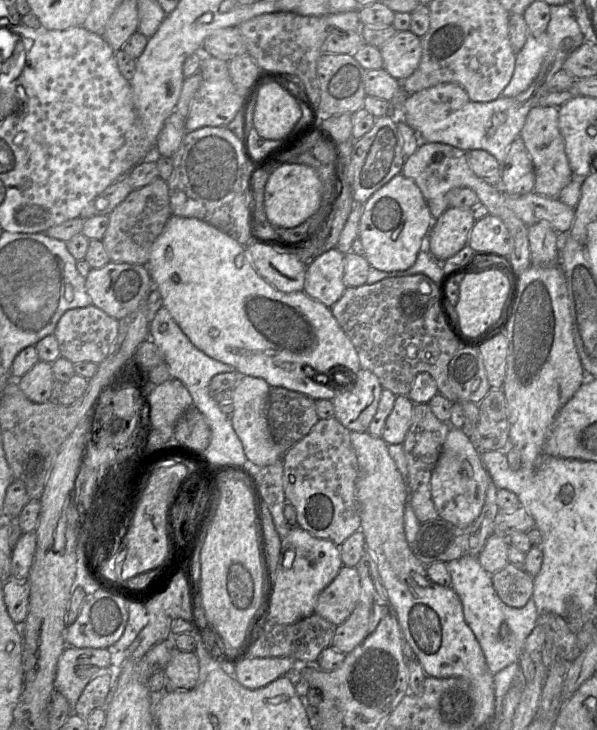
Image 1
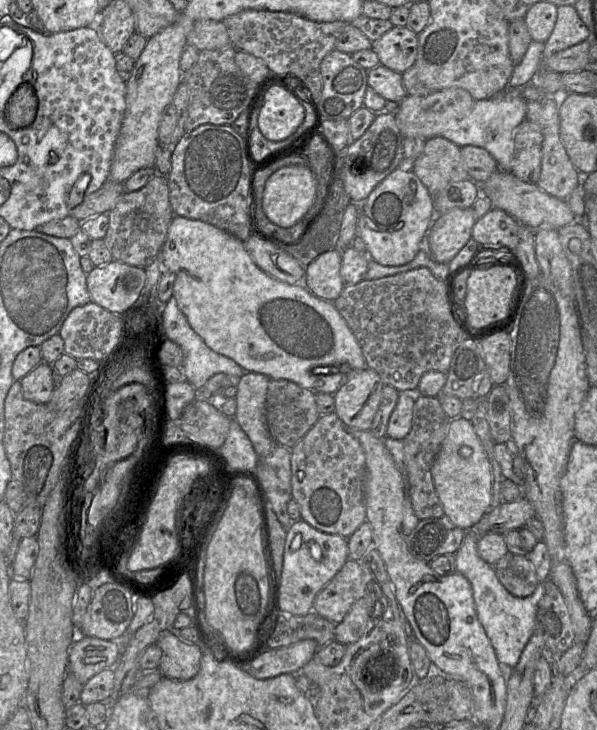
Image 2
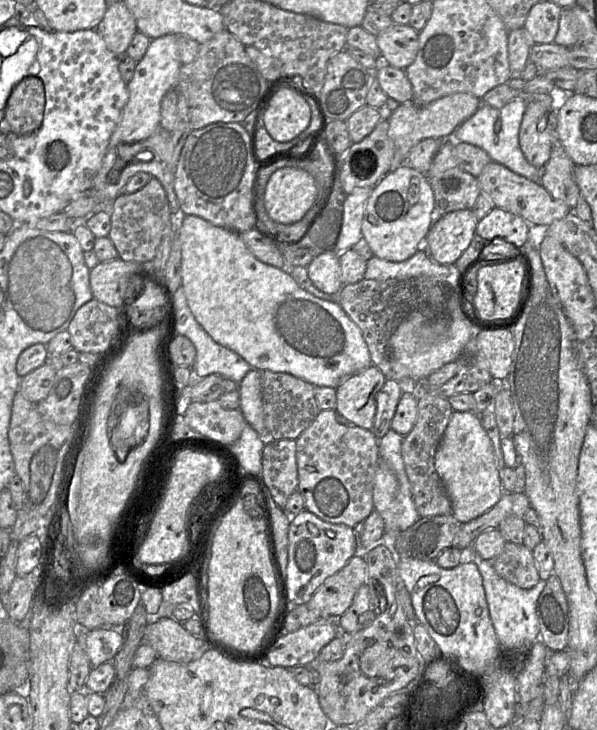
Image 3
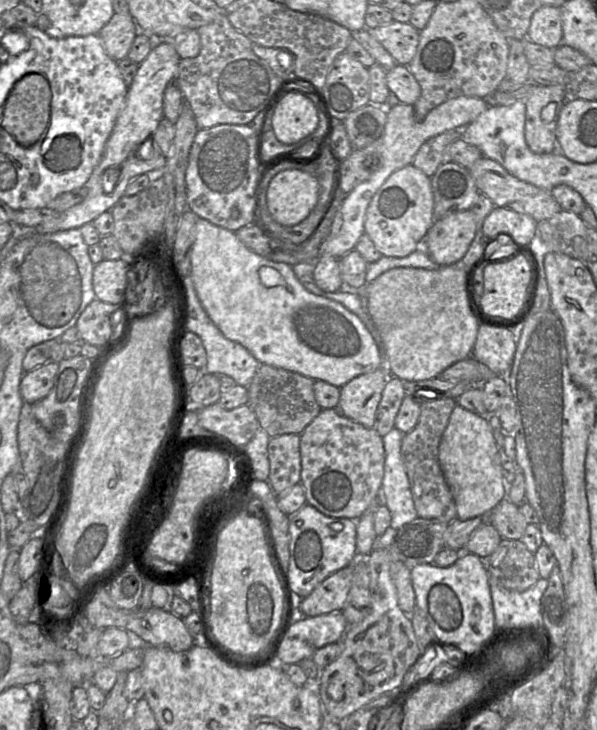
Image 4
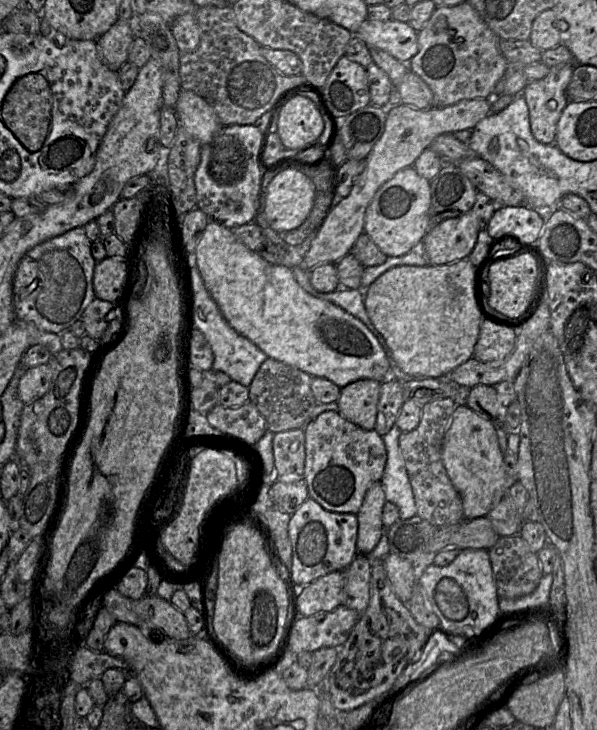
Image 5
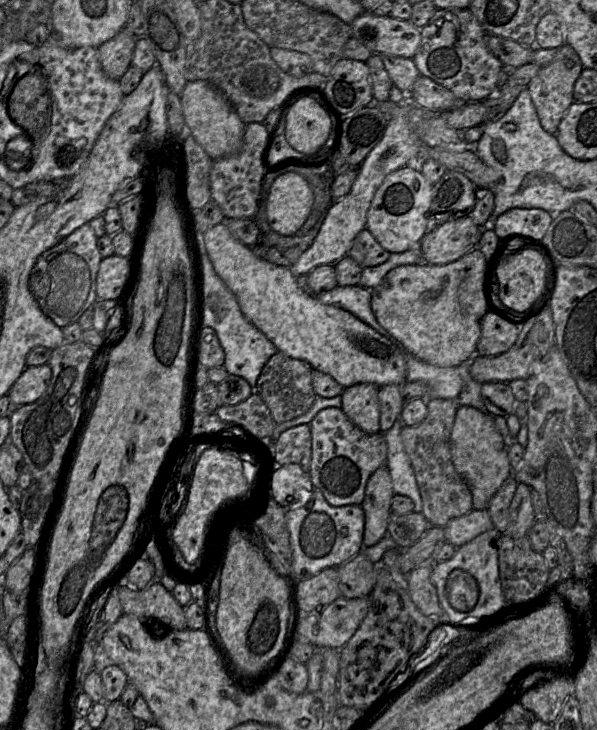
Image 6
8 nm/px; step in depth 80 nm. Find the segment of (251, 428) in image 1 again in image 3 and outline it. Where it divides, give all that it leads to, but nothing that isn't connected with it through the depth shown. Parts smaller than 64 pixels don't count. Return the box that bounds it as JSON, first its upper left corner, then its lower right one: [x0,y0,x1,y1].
[238,369,265,436]

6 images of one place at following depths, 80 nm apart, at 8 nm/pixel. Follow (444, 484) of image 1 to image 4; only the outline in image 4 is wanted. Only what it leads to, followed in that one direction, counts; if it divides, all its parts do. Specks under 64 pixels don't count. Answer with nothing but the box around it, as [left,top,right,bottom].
[438,403,508,519]

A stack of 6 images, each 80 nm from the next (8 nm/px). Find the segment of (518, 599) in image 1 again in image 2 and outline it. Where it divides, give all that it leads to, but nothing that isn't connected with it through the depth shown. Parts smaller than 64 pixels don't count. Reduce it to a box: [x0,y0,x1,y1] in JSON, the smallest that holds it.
[493,552,539,597]

